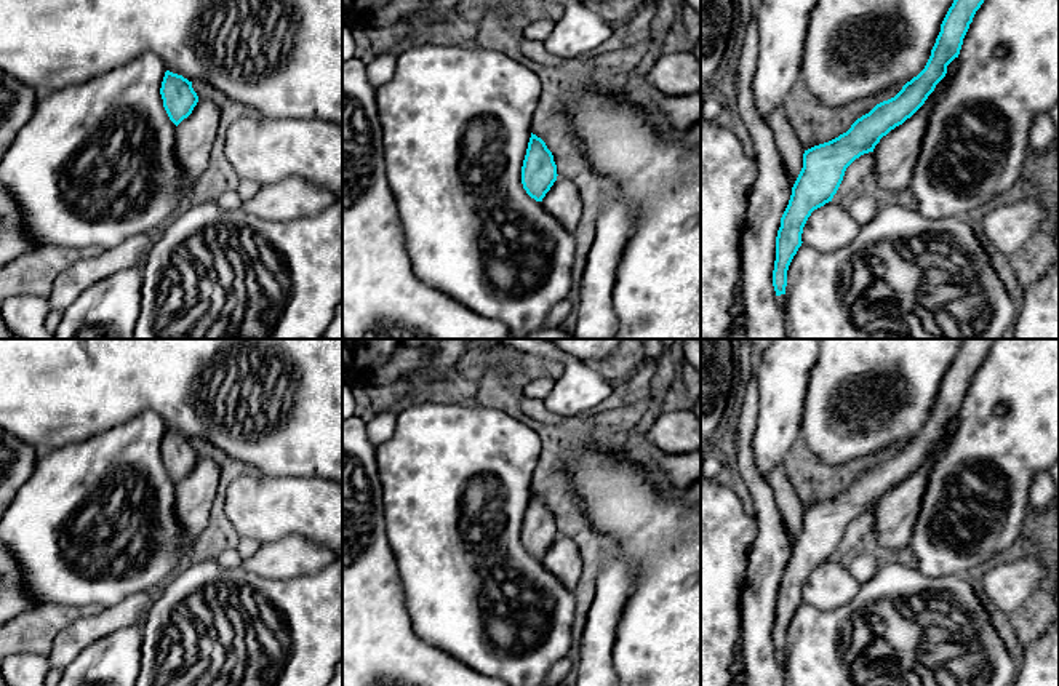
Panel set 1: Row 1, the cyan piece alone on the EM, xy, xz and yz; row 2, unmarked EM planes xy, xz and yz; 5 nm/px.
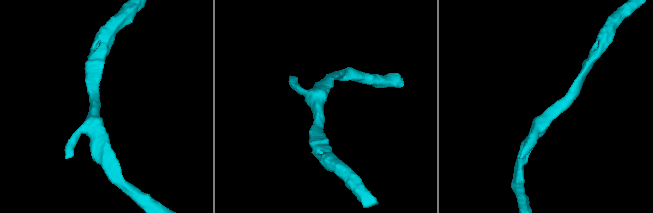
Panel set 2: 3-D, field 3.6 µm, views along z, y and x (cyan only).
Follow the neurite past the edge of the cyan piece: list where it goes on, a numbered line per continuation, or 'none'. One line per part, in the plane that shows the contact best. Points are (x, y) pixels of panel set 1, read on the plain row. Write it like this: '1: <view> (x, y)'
1: yz (895, 515)

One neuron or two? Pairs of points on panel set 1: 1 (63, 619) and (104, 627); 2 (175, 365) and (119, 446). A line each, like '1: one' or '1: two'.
1: two
2: two

